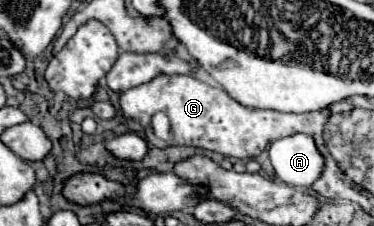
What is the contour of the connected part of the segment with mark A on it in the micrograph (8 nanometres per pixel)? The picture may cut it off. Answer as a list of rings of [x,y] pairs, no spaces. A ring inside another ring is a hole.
[[[309,134],[275,140],[269,148],[269,158],[277,178],[289,186],[311,188],[325,168],[325,158]]]

